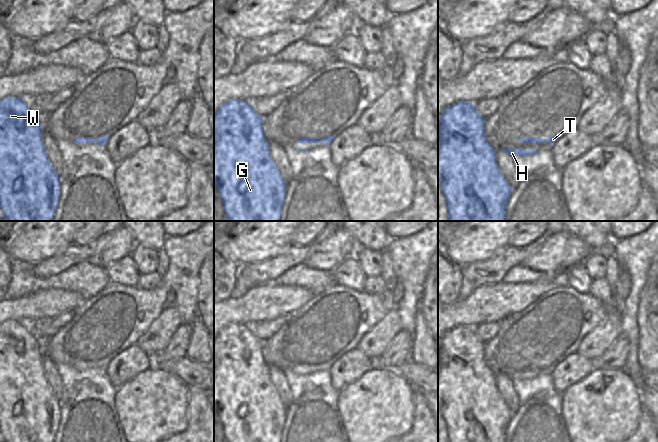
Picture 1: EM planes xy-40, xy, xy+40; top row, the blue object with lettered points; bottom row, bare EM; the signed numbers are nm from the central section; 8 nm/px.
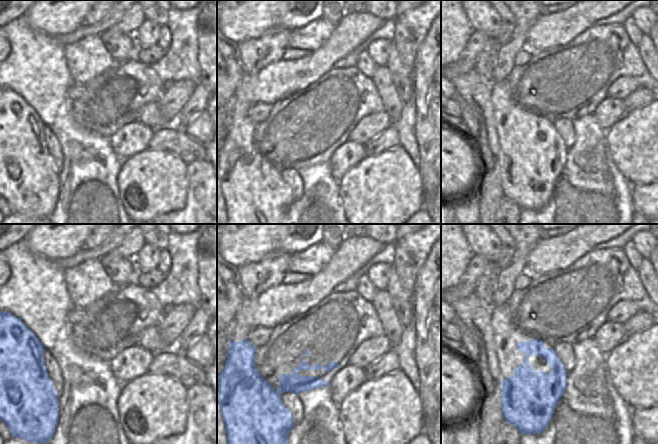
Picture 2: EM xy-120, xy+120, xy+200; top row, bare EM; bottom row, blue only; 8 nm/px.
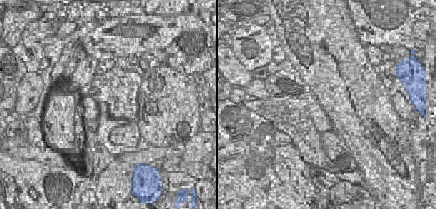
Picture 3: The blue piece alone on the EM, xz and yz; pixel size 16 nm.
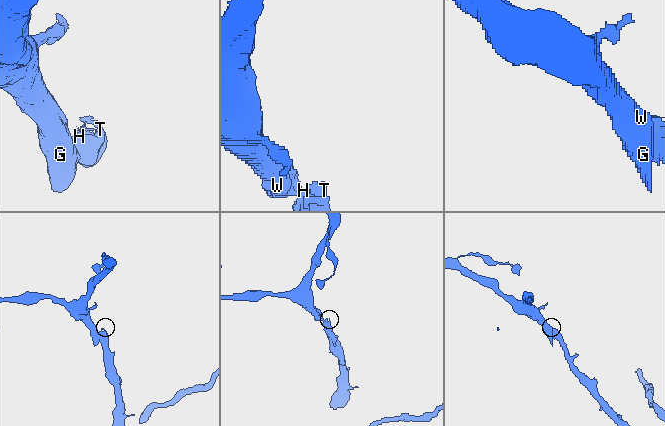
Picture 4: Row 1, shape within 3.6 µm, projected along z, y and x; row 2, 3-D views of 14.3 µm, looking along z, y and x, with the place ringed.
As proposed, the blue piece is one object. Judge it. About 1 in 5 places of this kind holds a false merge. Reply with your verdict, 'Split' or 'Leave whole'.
Leave whole.

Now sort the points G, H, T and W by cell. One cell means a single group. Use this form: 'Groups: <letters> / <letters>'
Groups: G H T W.

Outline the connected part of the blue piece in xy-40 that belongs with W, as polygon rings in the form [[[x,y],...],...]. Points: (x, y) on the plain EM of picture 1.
[[[5,321],[0,324],[0,432],[5,442],[54,442],[60,424],[60,401],[50,388],[42,366],[42,344],[20,321]]]

